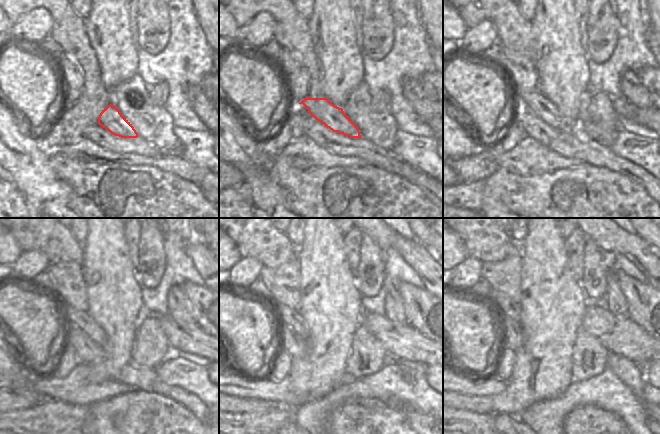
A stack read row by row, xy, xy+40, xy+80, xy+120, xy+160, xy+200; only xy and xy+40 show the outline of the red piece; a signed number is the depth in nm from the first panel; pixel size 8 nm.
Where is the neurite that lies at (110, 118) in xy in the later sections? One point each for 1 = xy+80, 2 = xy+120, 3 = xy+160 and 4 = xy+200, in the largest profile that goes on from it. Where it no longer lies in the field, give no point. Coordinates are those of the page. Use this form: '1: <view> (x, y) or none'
1: xy+80 (535, 101)
2: xy+120 (72, 318)
3: xy+160 (293, 317)
4: xy+200 (511, 310)

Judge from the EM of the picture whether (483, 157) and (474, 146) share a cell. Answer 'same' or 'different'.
different

